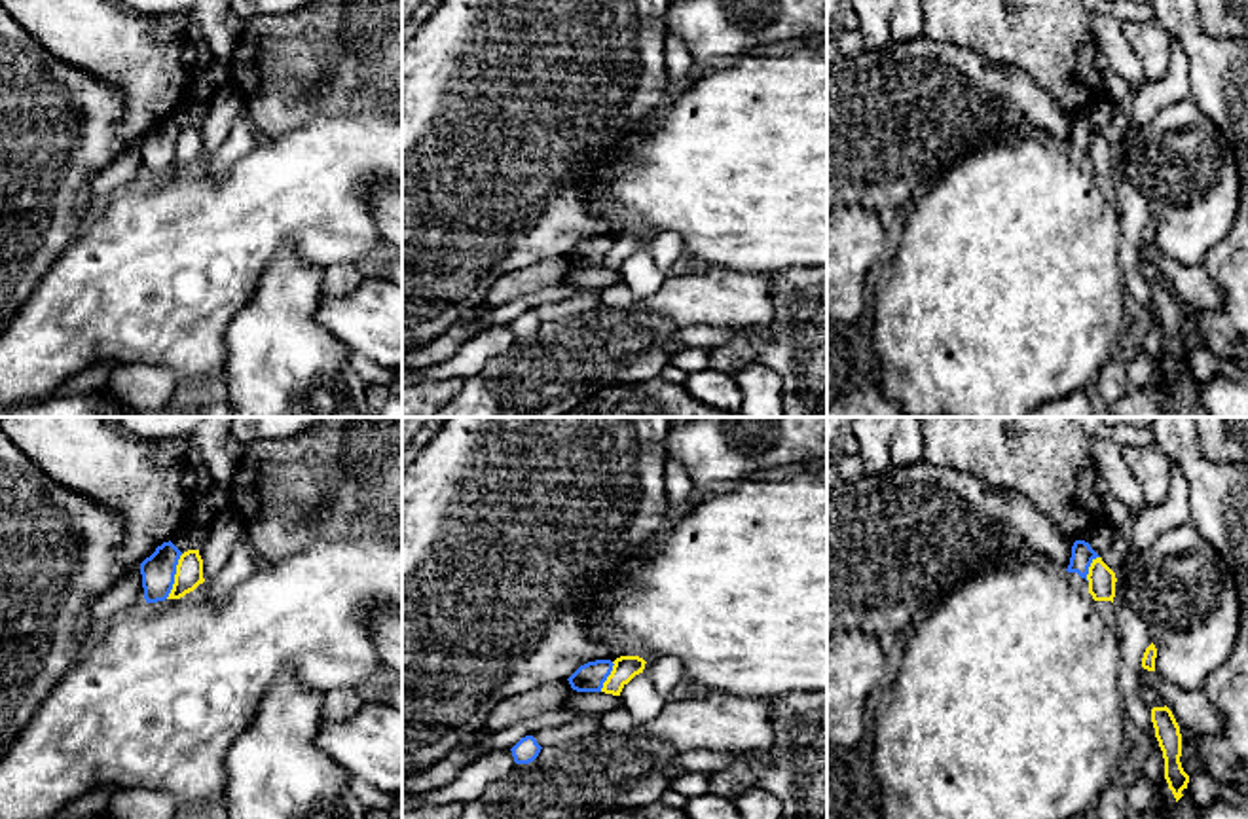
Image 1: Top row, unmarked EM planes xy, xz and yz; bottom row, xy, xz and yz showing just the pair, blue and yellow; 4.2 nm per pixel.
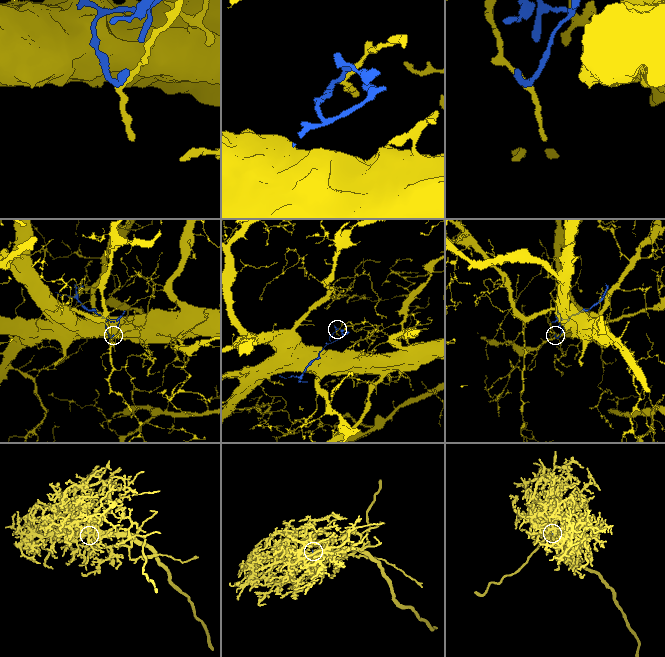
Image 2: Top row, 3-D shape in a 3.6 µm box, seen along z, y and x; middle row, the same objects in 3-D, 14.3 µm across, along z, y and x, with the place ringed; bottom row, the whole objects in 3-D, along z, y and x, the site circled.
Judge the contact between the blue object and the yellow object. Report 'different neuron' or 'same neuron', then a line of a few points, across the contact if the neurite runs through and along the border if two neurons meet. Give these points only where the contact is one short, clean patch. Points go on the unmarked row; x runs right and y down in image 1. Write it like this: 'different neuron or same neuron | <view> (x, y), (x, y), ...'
different neuron | xy (183, 129), (173, 163), (165, 173)

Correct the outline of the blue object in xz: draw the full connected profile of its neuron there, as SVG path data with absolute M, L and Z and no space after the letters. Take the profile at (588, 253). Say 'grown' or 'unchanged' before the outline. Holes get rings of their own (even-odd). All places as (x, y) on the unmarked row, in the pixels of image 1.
unchanged | M596 235L580 241L567 256L577 267L601 267L603 258L613 246L611 235Z

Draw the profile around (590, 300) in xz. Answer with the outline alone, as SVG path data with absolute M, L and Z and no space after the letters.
M586 292L578 298L567 298L561 301L552 303L539 303L531 307L541 322L550 322L554 318L569 317L569 315L582 315L601 307L601 294L599 292Z

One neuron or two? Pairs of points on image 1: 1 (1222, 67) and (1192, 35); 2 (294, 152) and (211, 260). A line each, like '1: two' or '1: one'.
1: one
2: one

